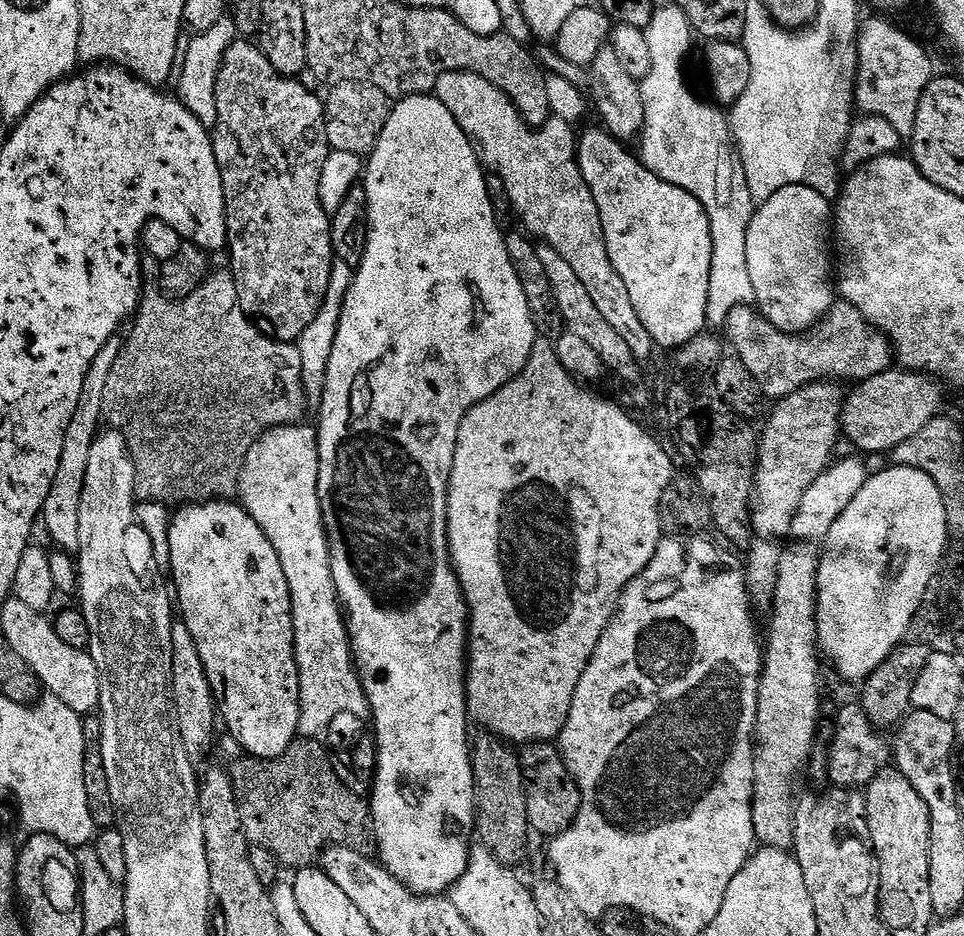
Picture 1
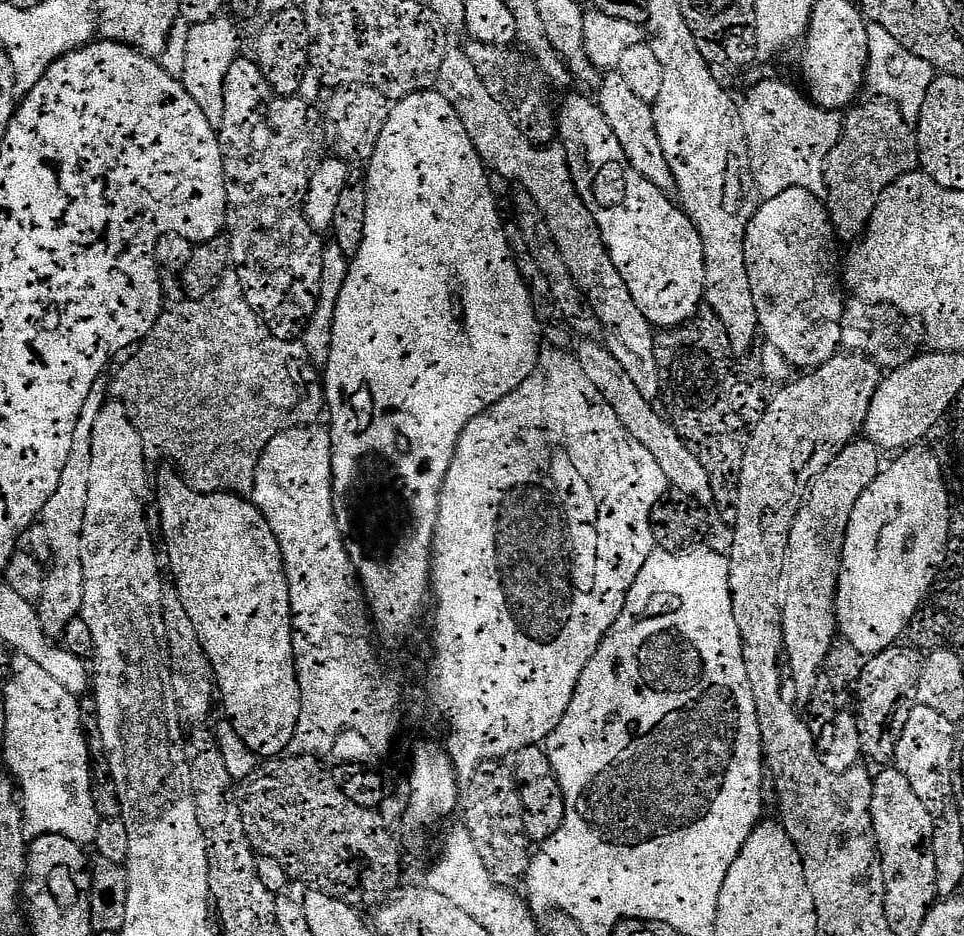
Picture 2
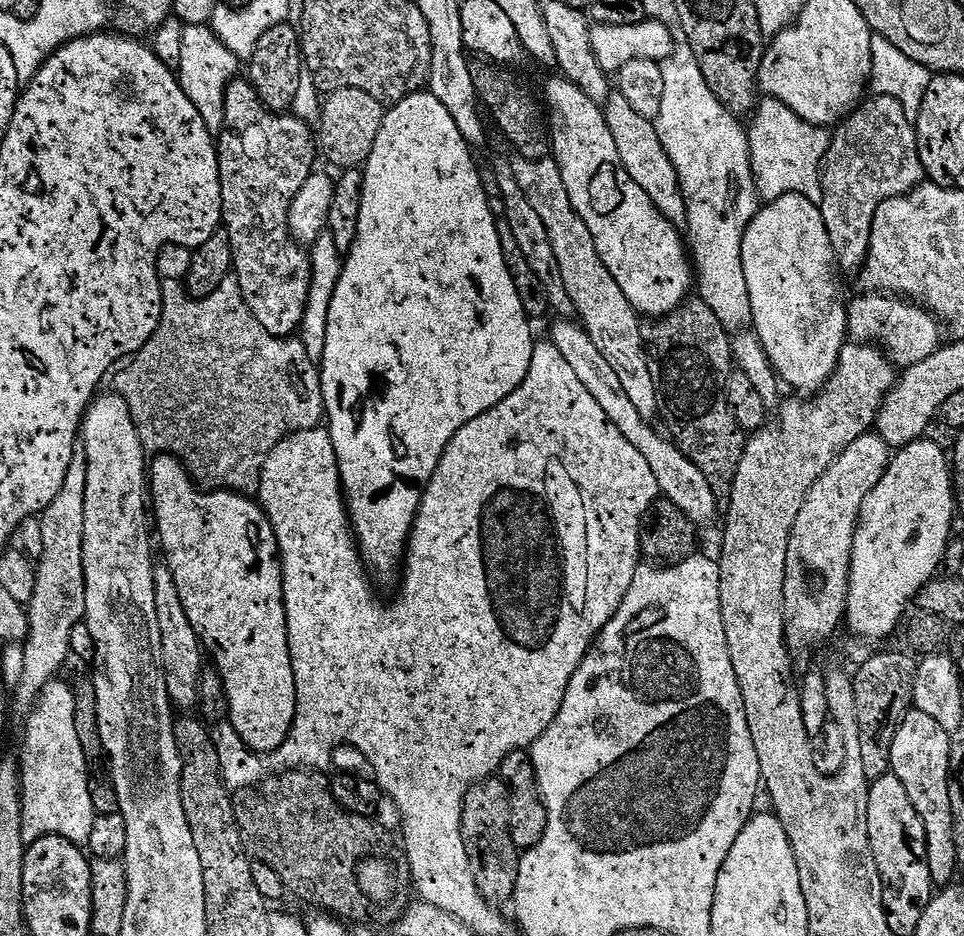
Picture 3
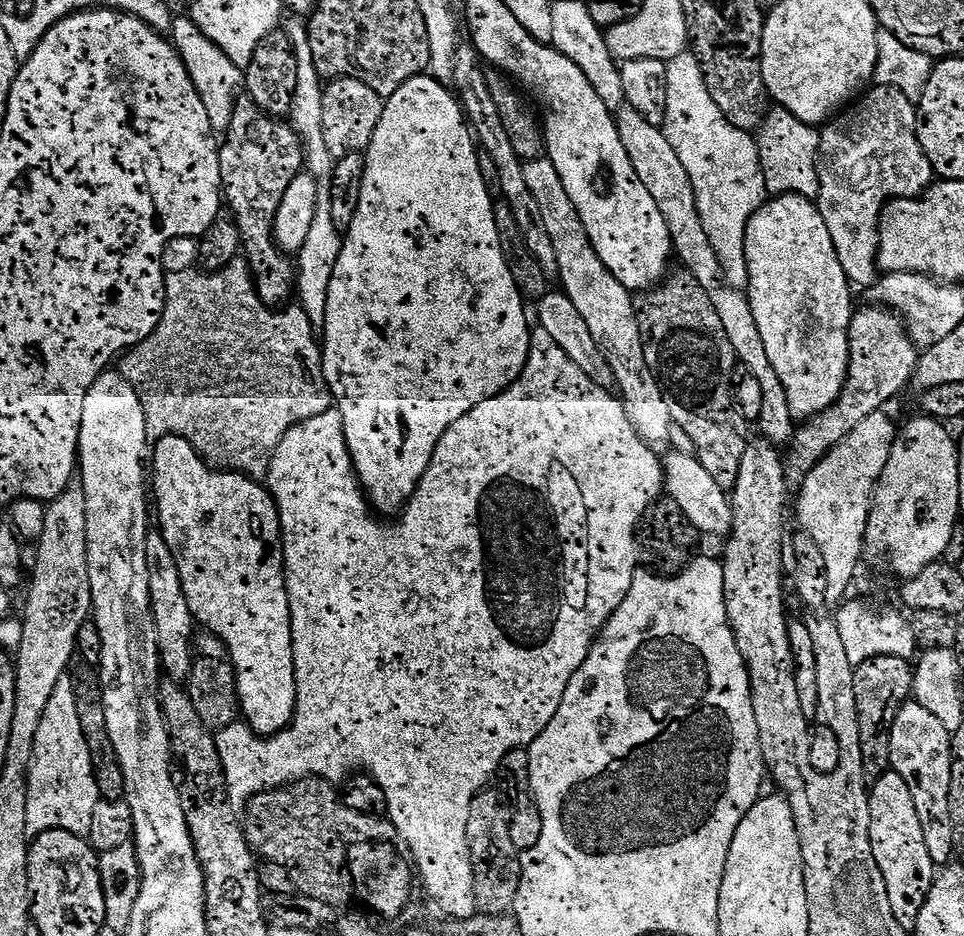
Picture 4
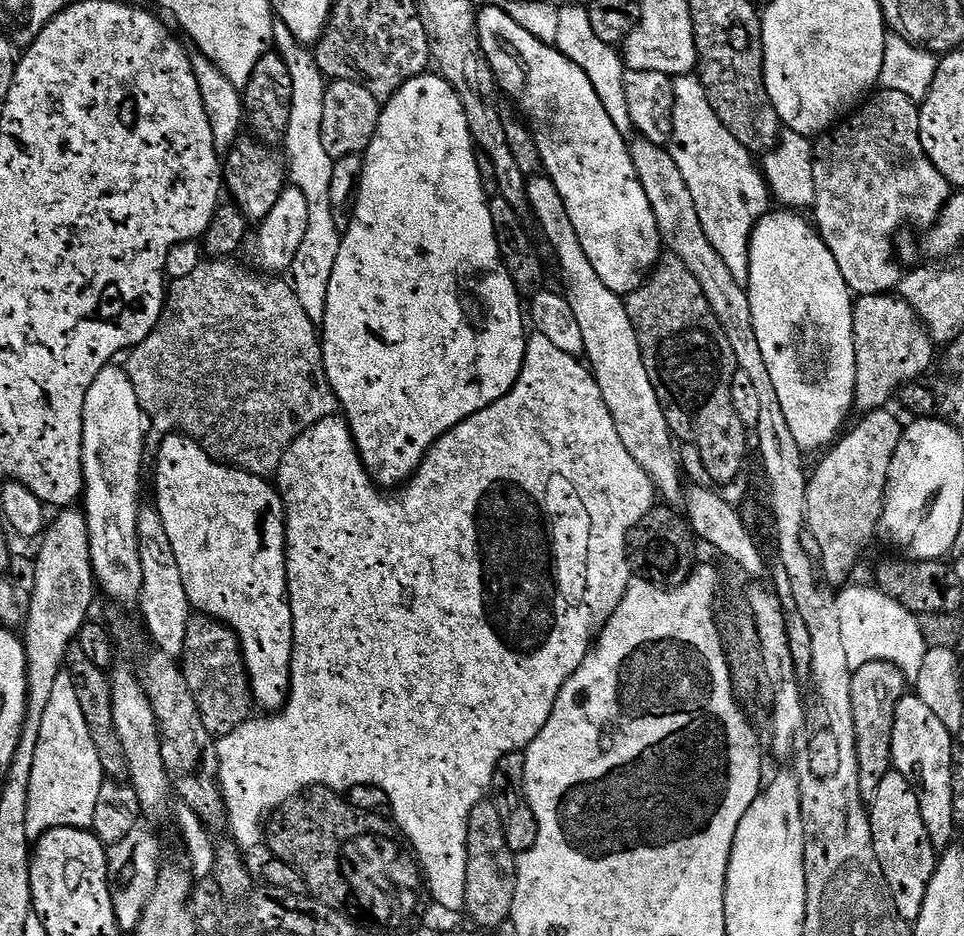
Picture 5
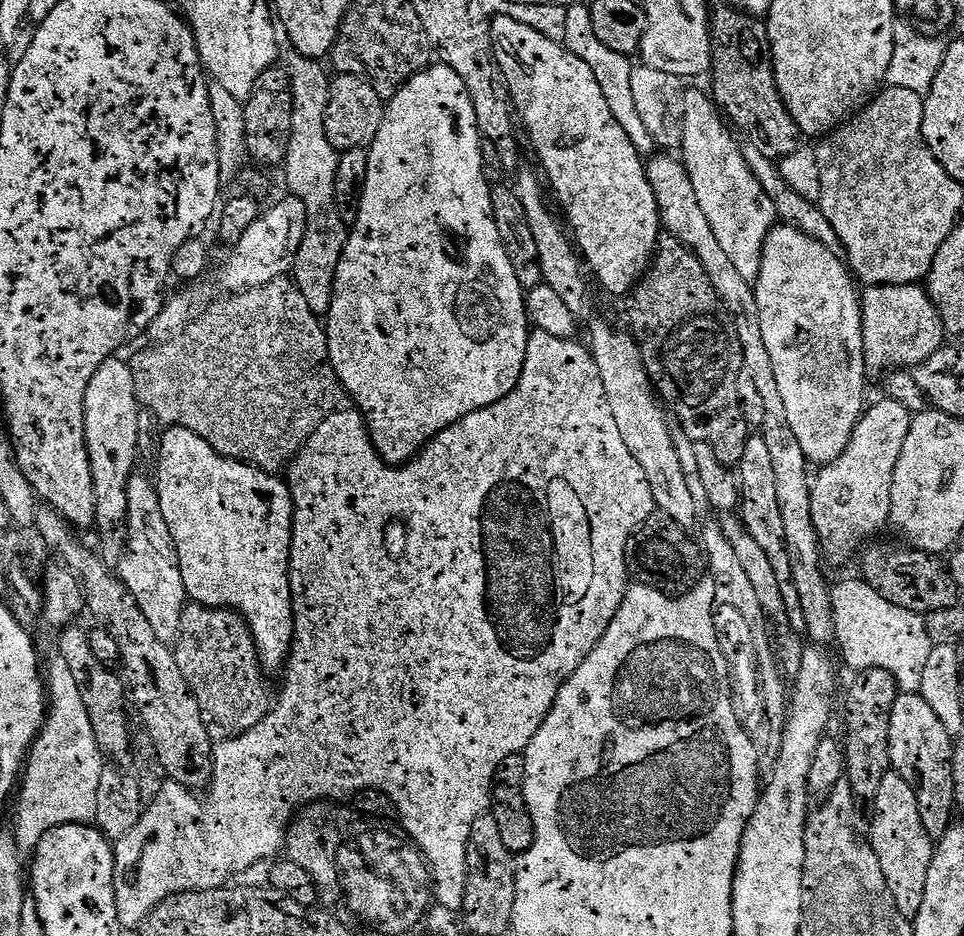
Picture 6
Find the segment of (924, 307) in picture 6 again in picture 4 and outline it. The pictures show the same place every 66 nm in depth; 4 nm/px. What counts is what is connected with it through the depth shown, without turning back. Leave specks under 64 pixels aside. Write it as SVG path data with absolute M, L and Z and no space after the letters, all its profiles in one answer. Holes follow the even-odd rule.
M875 306L876 308L864 308L855 313L852 317L852 321L850 322L850 326L848 327L848 377L844 380L844 388L840 392L840 397L836 400L836 403L832 405L832 407L828 408L827 411L823 412L822 415L817 416L805 423L803 427L799 429L795 433L794 437L794 447L796 449L792 452L792 464L794 467L800 471L800 474L807 474L820 460L823 460L827 454L832 451L833 448L839 446L839 444L843 443L844 439L854 430L856 426L860 426L862 422L866 421L866 418L870 417L875 412L887 409L887 404L891 402L892 399L895 398L896 395L899 394L900 391L903 390L907 384L911 385L913 383L915 374L916 374L916 361L918 359L918 349L915 344L913 344L912 340L909 339L907 331L905 329L903 321L899 316L893 314L891 311L885 310L883 307Z

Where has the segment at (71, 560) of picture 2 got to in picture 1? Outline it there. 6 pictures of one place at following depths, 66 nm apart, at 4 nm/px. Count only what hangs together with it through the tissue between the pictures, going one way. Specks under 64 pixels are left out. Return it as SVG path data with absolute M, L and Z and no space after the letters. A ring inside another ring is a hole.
M96 368L92 373L92 392L88 396L81 396L78 406L74 410L73 421L66 430L66 446L63 451L63 464L55 479L55 489L46 501L42 513L42 524L48 531L48 536L60 548L72 554L79 553L80 539L78 538L78 522L80 521L80 507L82 506L82 490L86 482L86 466L90 466L90 446L97 435L92 432L92 424L96 424L96 412L100 412L100 384L104 384L104 372Z

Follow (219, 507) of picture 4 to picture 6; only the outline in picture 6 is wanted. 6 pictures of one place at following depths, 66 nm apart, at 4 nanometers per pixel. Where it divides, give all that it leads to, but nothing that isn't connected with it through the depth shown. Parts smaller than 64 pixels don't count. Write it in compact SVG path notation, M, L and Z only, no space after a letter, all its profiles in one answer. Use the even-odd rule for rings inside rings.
M168 428L165 431L165 436L160 440L160 457L156 460L156 476L154 475L154 483L156 486L156 493L158 494L158 502L162 508L162 518L166 520L166 526L170 532L170 538L172 544L176 548L176 561L180 567L180 574L182 576L182 582L184 583L184 595L193 604L201 604L207 608L225 608L229 612L237 612L238 615L244 618L244 621L248 624L248 629L252 631L252 641L256 644L256 656L260 659L261 665L268 666L268 664L280 664L283 665L287 661L291 650L292 642L294 639L294 625L292 623L292 587L288 585L288 547L292 545L292 495L288 492L287 483L279 475L264 472L261 468L254 468L250 464L243 464L241 460L231 460L225 456L218 455L212 447L202 438L198 438L198 434L194 434L190 430L185 428Z

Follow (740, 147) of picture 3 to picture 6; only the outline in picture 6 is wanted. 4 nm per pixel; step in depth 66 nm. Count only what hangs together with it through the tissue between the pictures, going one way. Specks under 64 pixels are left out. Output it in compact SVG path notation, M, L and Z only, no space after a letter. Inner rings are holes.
M685 111L678 152L694 186L698 206L702 206L706 222L710 222L714 238L718 238L718 246L722 246L726 258L730 258L734 270L738 270L744 280L752 282L760 272L763 239L778 220L776 208L770 202L766 203L758 178L754 178L748 165L747 155L743 151L740 153L736 145L737 137L729 131L725 121L712 112Z

